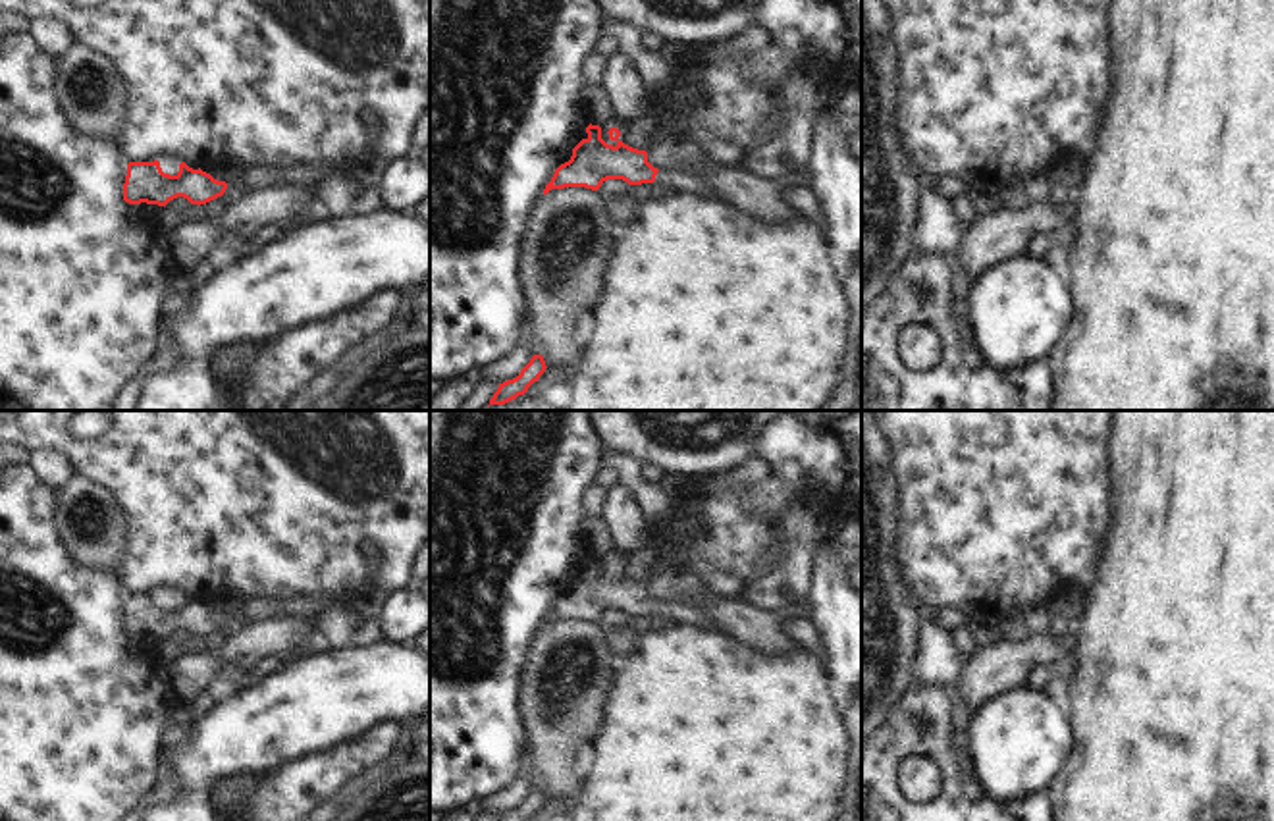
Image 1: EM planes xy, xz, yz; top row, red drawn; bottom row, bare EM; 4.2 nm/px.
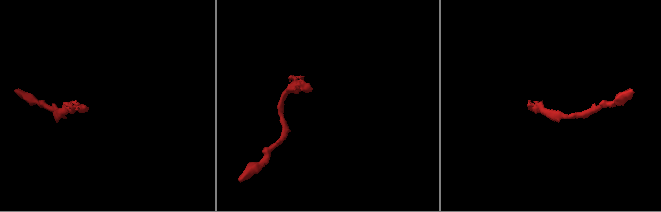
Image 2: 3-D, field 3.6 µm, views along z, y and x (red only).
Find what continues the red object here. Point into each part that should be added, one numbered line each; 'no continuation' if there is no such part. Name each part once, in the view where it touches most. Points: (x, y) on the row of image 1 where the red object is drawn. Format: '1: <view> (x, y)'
1: xy (232, 195)

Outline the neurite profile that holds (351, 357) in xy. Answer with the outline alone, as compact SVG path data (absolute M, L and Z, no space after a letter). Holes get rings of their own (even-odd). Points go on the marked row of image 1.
M358 343L351 349L347 349L333 364L332 368L345 376L349 370L353 370L370 351Z

